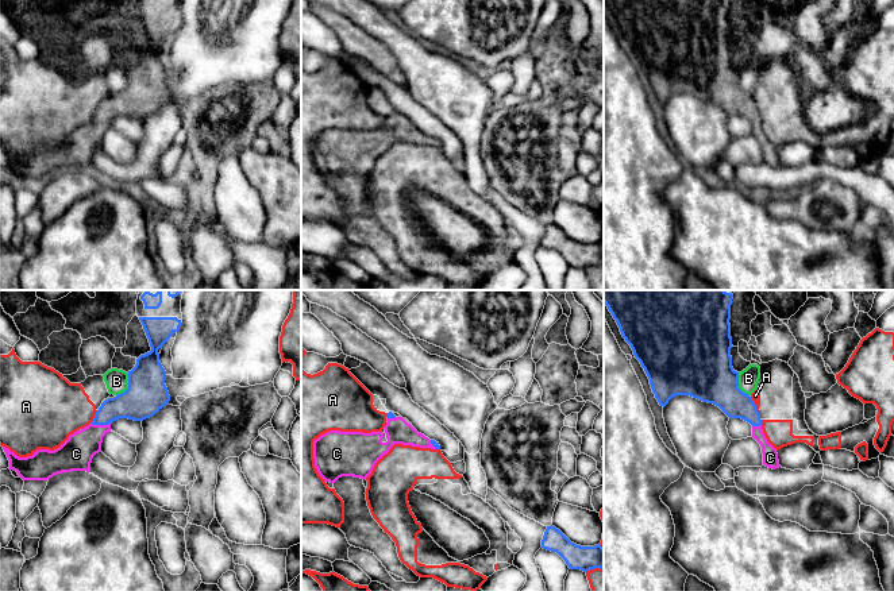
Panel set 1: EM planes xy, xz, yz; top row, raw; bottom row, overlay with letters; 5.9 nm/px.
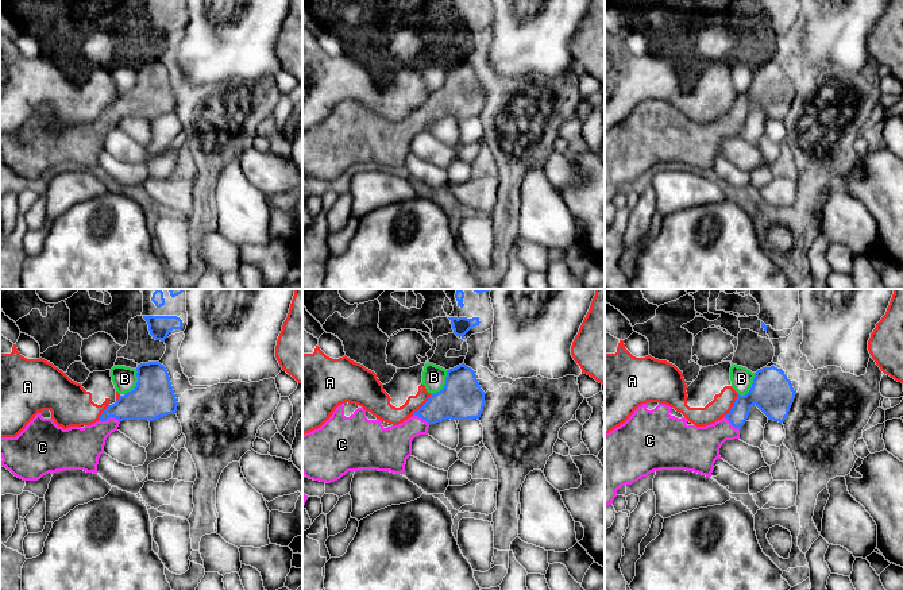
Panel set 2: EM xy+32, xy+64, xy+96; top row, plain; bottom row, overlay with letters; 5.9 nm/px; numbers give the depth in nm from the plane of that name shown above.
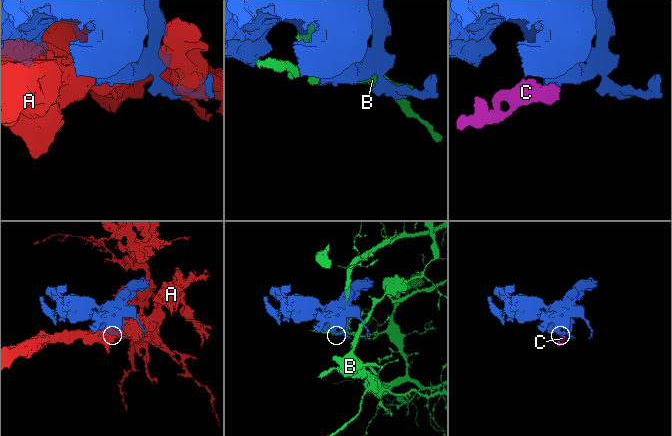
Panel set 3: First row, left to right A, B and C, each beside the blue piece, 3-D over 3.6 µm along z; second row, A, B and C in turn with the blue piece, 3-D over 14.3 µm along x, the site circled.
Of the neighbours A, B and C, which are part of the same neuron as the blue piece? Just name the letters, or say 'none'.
C

